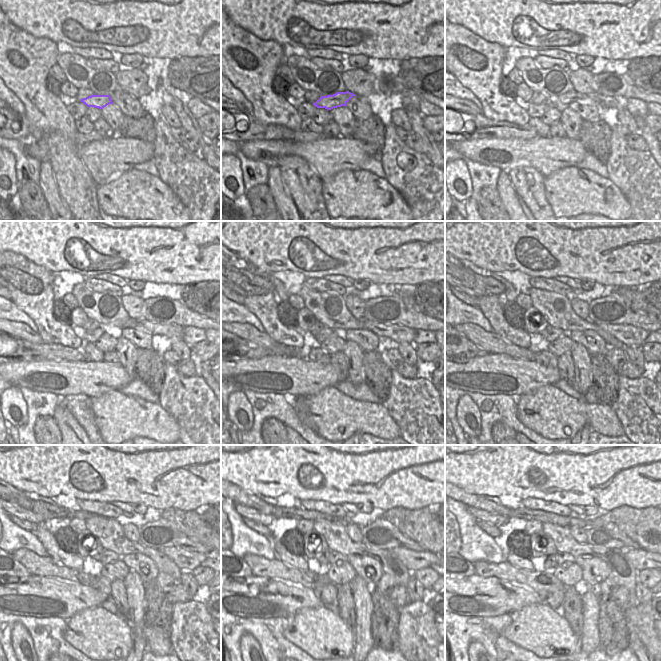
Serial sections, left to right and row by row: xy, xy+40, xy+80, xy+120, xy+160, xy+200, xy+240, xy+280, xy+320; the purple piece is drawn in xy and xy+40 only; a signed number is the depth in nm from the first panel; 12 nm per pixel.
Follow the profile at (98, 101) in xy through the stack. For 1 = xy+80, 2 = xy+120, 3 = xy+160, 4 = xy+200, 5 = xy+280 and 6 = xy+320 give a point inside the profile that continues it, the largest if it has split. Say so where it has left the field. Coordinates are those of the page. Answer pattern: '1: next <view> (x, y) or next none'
1: next xy+80 (560, 102)
2: next xy+120 (175, 332)
3: next xy+160 (399, 334)
4: next xy+200 (631, 336)
5: next xy+280 (414, 560)
6: next xy+320 (640, 559)

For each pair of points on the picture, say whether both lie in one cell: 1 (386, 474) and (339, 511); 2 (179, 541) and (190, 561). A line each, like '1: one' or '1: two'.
1: two
2: two

